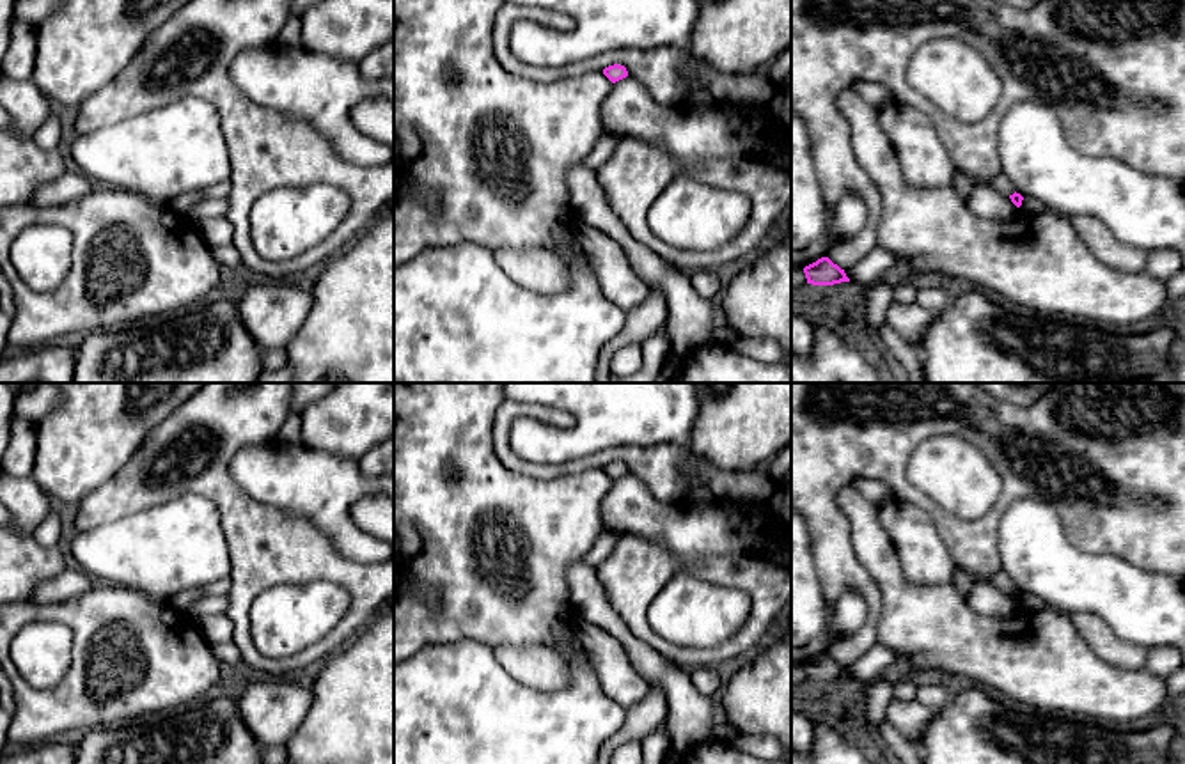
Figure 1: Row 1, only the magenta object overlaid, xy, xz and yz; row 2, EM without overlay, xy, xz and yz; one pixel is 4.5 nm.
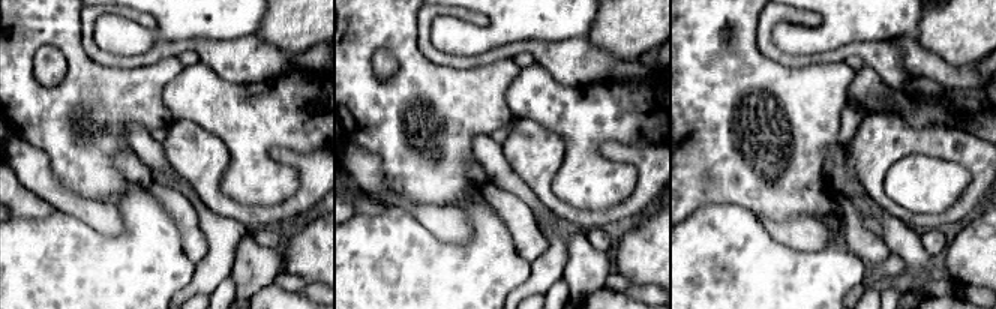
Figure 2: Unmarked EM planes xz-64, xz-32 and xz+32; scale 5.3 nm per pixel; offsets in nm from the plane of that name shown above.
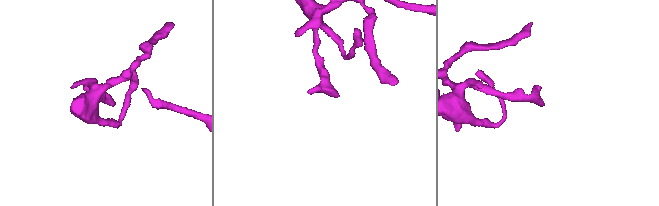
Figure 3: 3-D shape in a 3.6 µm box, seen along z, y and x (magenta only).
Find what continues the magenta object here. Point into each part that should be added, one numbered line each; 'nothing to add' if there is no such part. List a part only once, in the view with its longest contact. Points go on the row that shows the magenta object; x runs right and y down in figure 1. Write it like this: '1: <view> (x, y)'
1: yz (1029, 206)

